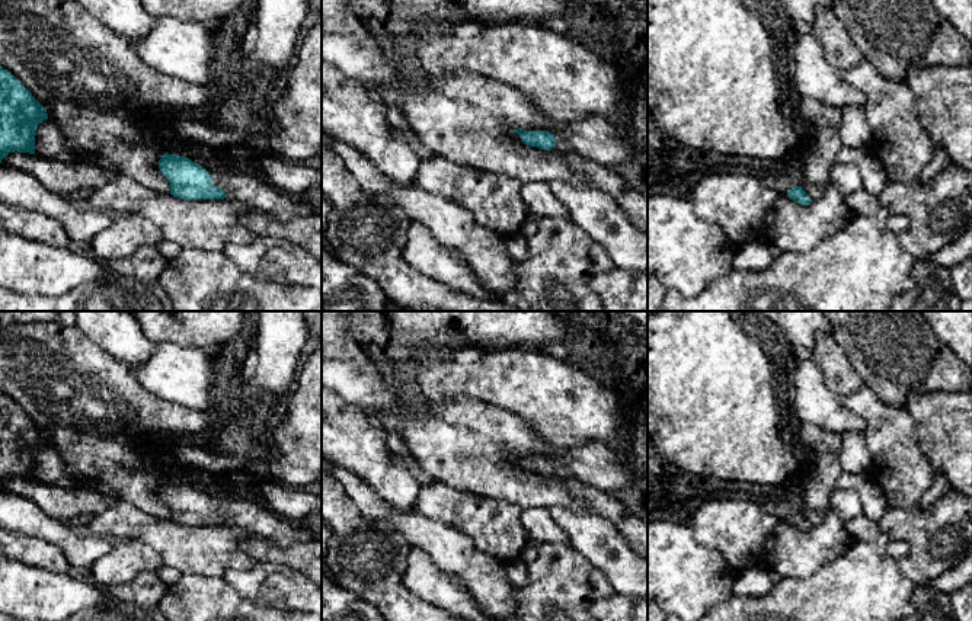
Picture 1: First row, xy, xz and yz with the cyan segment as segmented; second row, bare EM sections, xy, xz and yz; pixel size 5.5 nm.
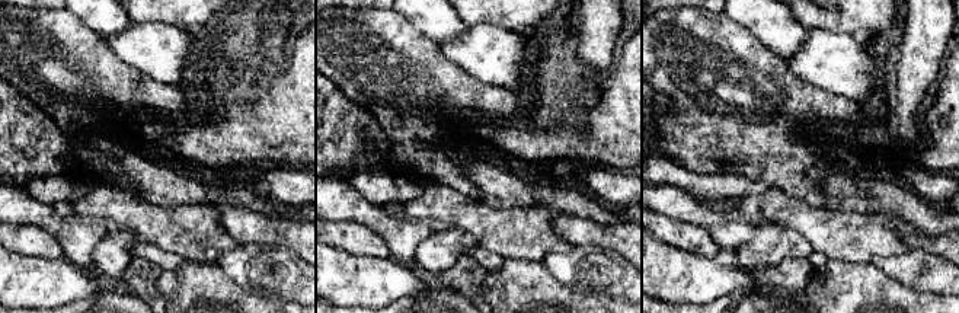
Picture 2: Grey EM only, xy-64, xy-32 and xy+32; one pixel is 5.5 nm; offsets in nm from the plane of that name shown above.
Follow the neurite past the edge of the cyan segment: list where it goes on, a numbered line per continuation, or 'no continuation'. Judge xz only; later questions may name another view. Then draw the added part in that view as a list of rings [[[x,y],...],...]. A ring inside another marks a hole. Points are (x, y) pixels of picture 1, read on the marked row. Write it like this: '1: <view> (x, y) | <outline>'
1: xz (595, 138) | [[[607,116],[559,122],[556,148],[608,167],[629,163],[643,154],[630,131],[616,125]]]

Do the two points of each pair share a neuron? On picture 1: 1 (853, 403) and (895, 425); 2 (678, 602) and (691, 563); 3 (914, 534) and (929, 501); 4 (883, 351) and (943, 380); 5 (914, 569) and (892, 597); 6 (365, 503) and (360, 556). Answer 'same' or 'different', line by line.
1: same
2: same
3: different
4: same
5: different
6: different

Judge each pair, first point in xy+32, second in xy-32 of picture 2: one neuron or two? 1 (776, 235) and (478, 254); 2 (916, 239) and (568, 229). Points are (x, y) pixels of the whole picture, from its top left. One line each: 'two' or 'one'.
1: two
2: one

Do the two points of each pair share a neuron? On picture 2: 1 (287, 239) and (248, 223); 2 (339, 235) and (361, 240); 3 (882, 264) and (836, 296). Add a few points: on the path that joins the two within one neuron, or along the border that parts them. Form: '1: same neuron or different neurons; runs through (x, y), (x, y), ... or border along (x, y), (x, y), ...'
1: same neuron; runs through (277, 229), (258, 227)
2: same neuron; runs through (345, 236), (355, 238)
3: different neurons; border along (870, 262), (892, 278), (907, 284)

